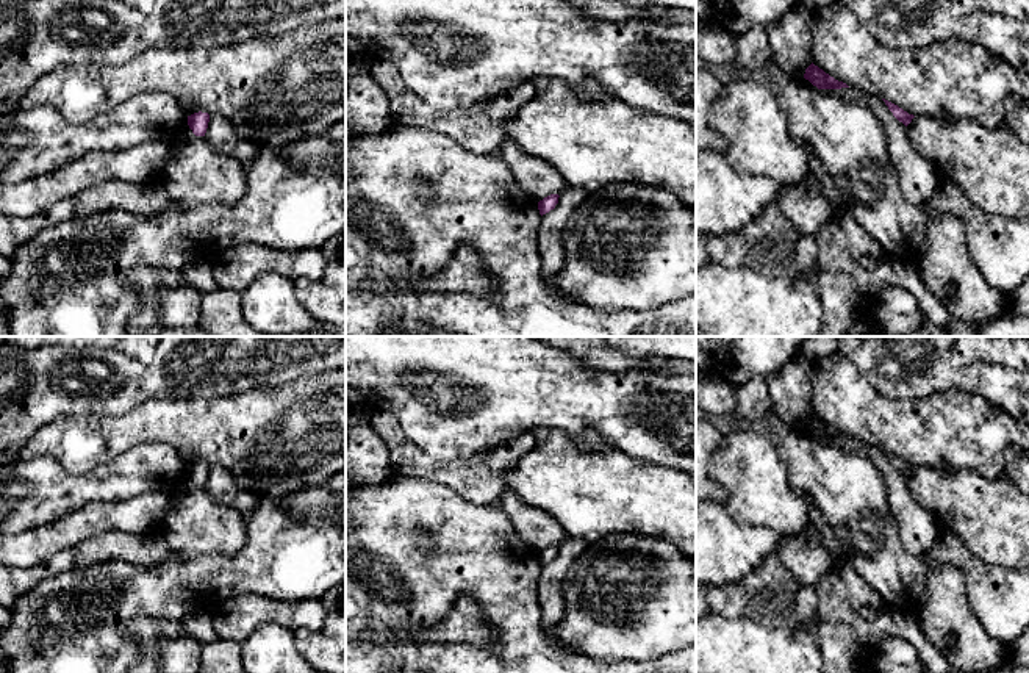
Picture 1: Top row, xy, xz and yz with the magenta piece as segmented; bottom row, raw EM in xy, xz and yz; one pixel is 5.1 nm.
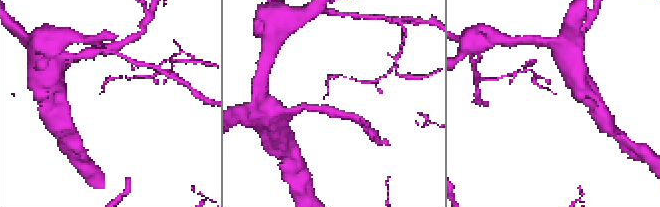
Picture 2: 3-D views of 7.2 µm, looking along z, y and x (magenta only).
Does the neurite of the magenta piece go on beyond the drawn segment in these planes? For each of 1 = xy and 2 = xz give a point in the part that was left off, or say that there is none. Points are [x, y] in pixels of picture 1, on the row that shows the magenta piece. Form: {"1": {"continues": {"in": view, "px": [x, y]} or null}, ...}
{"1": {"continues": null}, "2": {"continues": null}}

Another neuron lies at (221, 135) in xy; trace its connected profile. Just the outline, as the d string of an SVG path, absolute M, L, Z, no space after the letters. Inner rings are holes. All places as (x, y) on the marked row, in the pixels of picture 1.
M210 114L205 138L216 150L241 164L256 160L260 153L260 146L239 138L231 122L219 114Z

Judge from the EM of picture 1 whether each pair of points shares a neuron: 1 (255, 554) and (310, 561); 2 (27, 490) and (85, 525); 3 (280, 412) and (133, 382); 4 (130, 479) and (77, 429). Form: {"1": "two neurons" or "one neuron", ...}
{"1": "one neuron", "2": "two neurons", "3": "two neurons", "4": "two neurons"}

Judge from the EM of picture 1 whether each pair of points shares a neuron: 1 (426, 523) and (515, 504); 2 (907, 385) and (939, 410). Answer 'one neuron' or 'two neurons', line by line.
1: two neurons
2: two neurons

